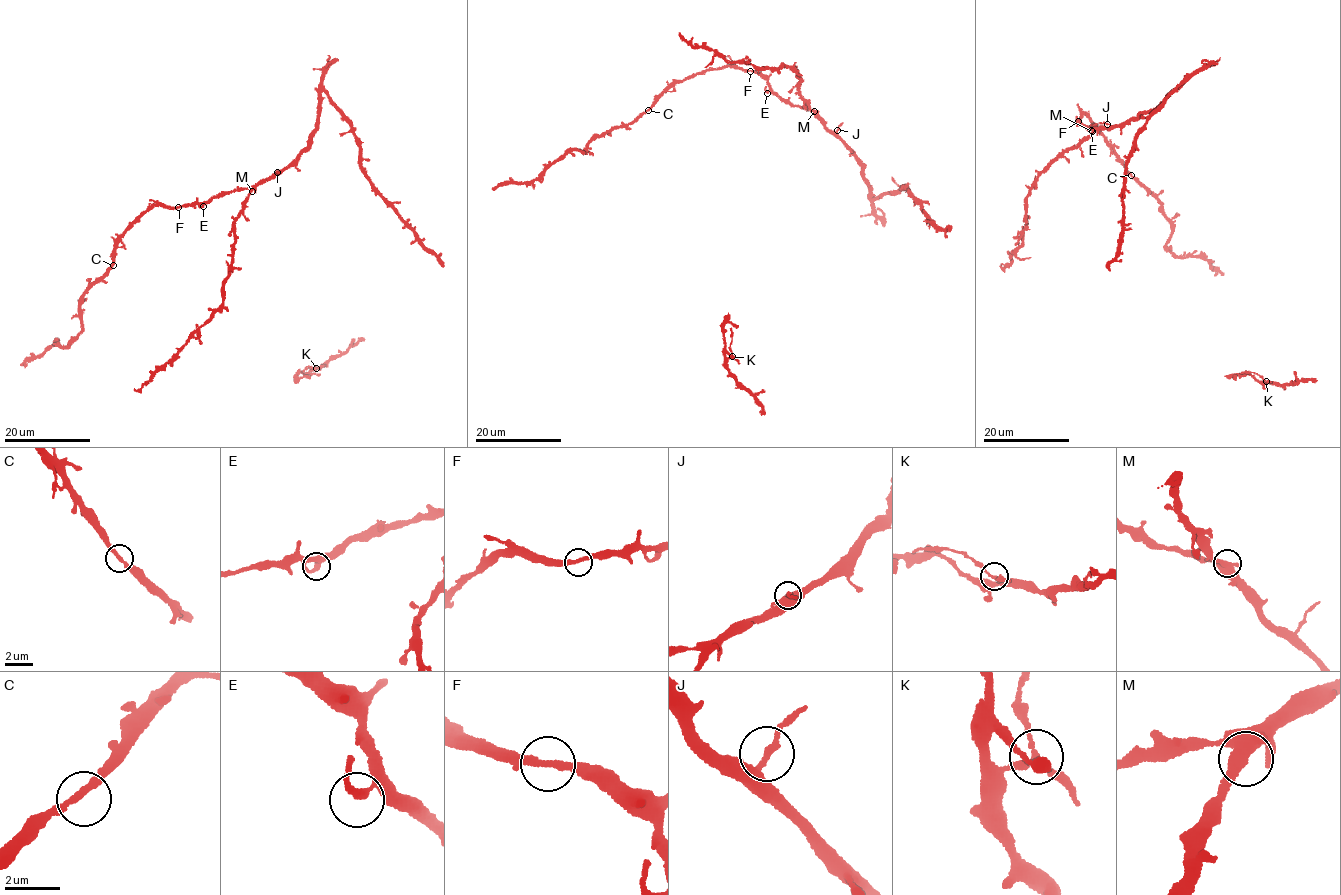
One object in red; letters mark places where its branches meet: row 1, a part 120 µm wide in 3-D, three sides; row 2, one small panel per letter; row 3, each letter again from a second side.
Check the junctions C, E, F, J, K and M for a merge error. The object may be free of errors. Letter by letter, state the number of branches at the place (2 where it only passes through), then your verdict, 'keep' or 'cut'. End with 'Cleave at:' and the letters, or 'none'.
C: 2 | keep
E: 2 | keep
F: 2 | keep
J: 2 | keep
K: 3 | cut
M: 3 | keep
Cleave at: K

